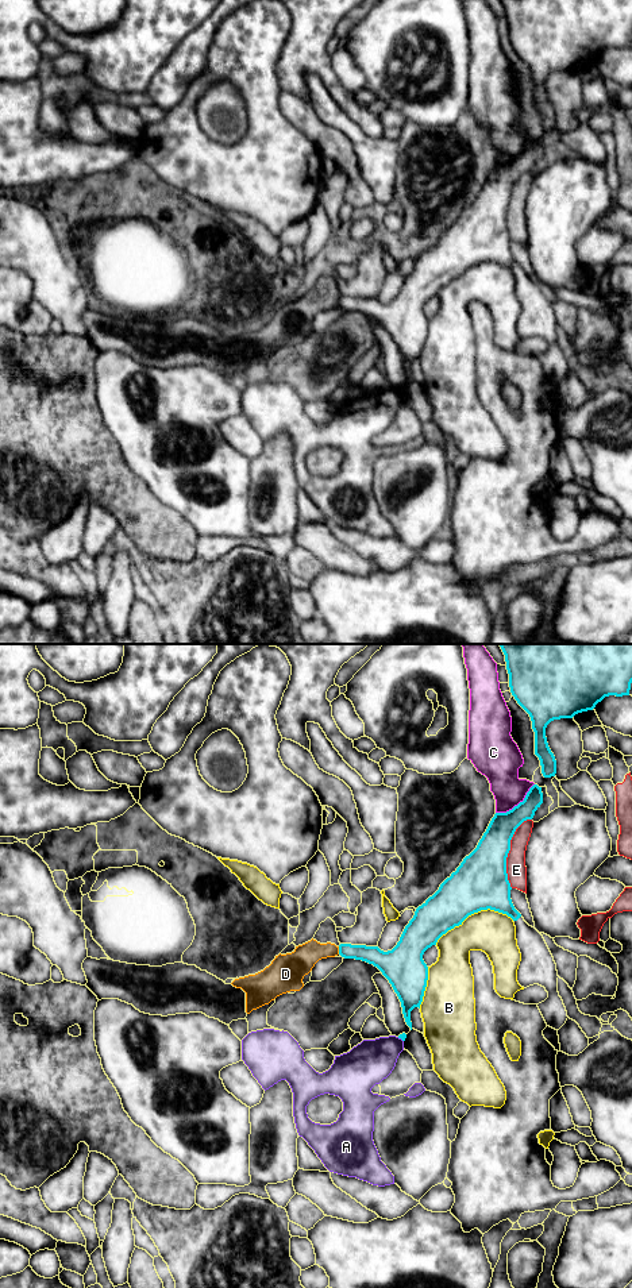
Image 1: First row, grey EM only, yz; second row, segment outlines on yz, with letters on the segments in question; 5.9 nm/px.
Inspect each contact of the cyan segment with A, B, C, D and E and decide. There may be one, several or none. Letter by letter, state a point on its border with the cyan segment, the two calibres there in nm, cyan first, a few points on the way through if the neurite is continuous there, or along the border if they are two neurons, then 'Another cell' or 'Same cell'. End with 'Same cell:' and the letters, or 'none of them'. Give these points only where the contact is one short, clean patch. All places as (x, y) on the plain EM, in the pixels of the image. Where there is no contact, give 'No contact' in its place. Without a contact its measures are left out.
A: Touches cyan at yz (400, 389). Thickness 40 nm (cyan) against 260 nm. Another cell
B: Touches cyan at yz (473, 265). Thickness 320 nm (cyan) against 260 nm. Another cell
C: Touches cyan at yz (519, 155). Thickness 160 nm (cyan) against 220 nm. Another cell
D: Touches cyan at yz (339, 303). Thickness 110 nm (cyan) against 160 nm. Boundary: yz (338, 299), (339, 305). Another cell
E: Touches cyan at yz (509, 201). Thickness 320 nm (cyan) against 120 nm. Another cell
Same cell: none of them

